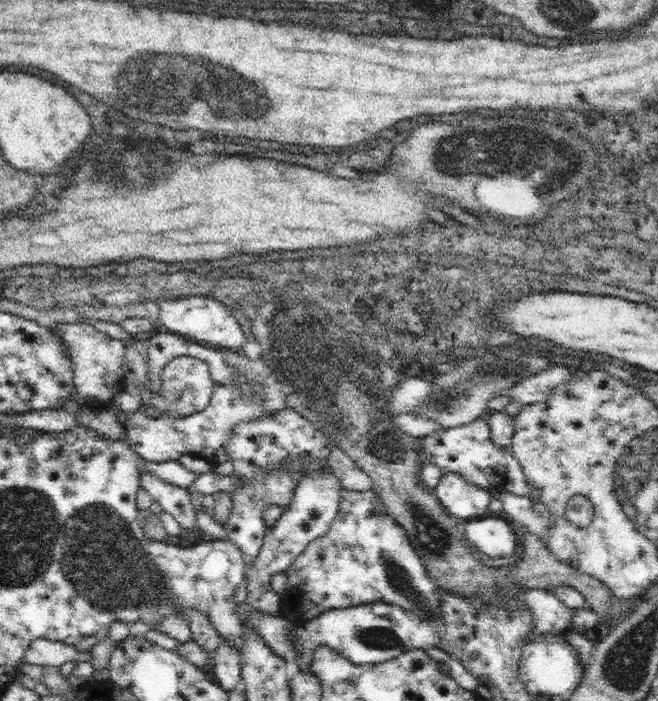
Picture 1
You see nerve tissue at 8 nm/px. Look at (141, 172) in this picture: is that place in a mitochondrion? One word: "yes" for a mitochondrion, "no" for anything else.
yes

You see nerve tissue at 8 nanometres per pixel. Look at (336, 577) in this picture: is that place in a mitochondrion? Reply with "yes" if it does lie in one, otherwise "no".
no

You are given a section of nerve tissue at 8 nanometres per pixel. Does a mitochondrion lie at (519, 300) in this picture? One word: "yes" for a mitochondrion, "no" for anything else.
no

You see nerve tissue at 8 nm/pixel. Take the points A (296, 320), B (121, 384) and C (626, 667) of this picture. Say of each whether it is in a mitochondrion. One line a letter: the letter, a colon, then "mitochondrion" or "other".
A: mitochondrion
B: other
C: mitochondrion

